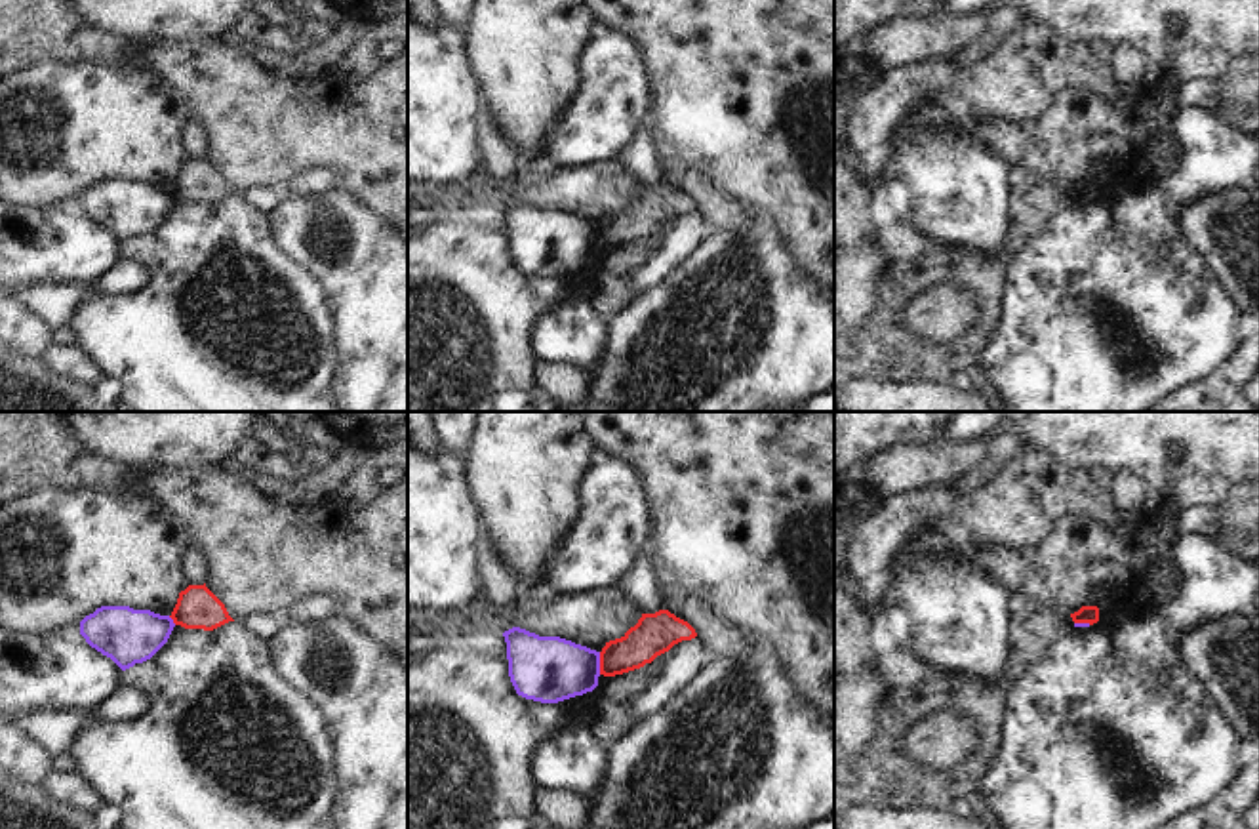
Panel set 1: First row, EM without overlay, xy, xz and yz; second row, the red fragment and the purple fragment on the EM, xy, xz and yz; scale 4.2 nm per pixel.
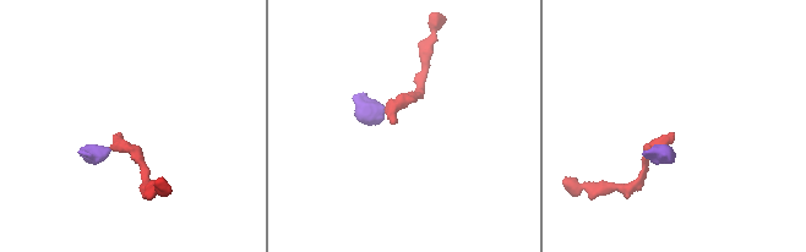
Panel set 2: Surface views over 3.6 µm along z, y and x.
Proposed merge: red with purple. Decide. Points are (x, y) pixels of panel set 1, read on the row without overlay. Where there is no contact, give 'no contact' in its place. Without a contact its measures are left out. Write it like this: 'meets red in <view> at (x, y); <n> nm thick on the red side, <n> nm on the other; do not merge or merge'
meets red in xz at (600, 237); 170 nm thick on the red side, 280 nm on the other; do not merge

